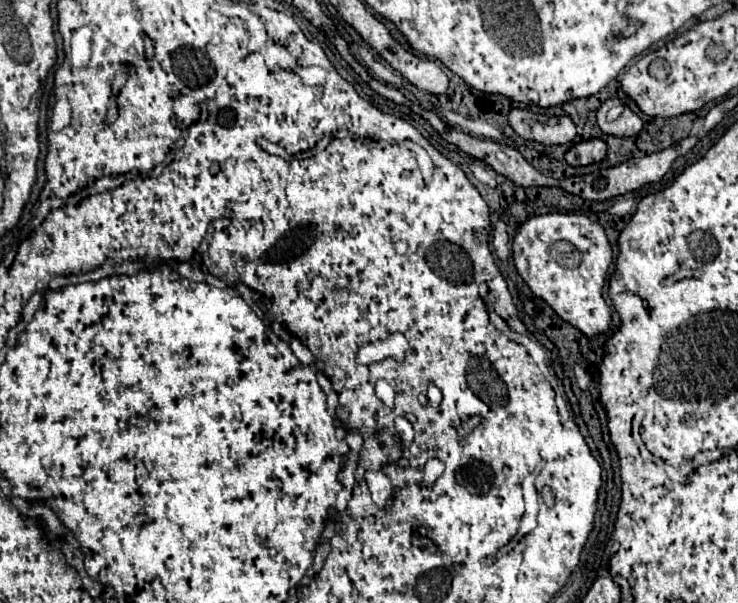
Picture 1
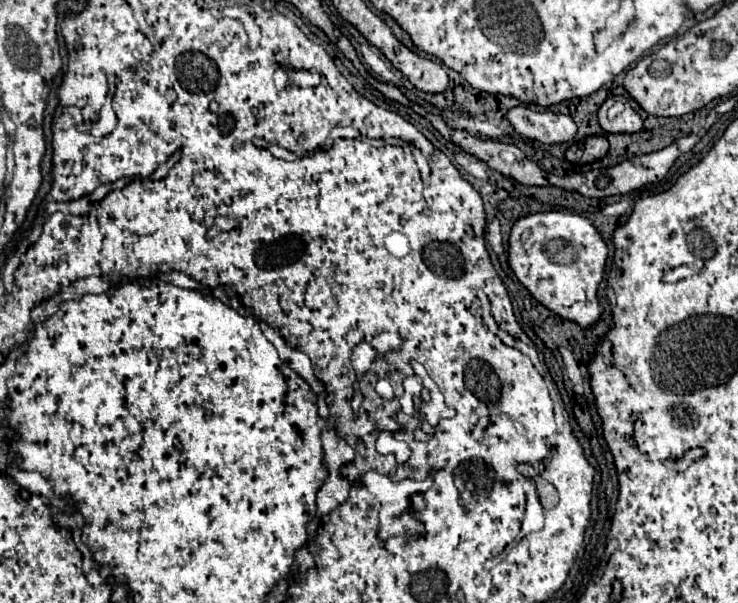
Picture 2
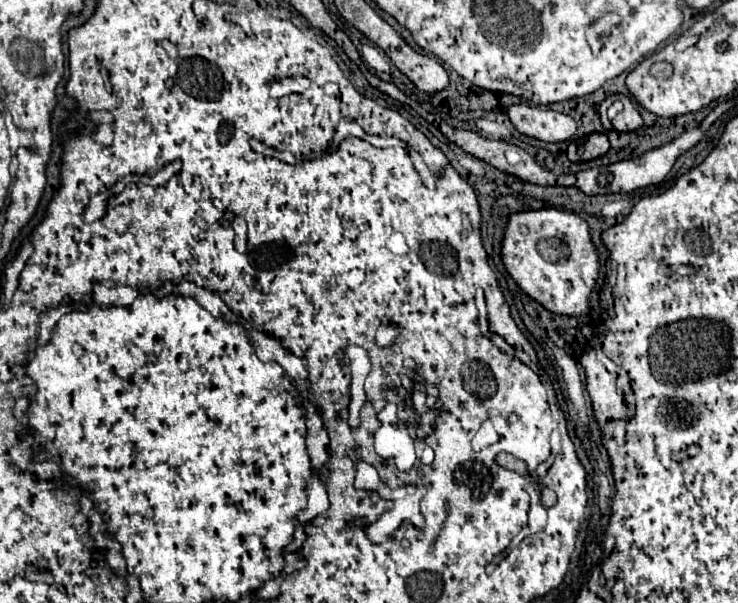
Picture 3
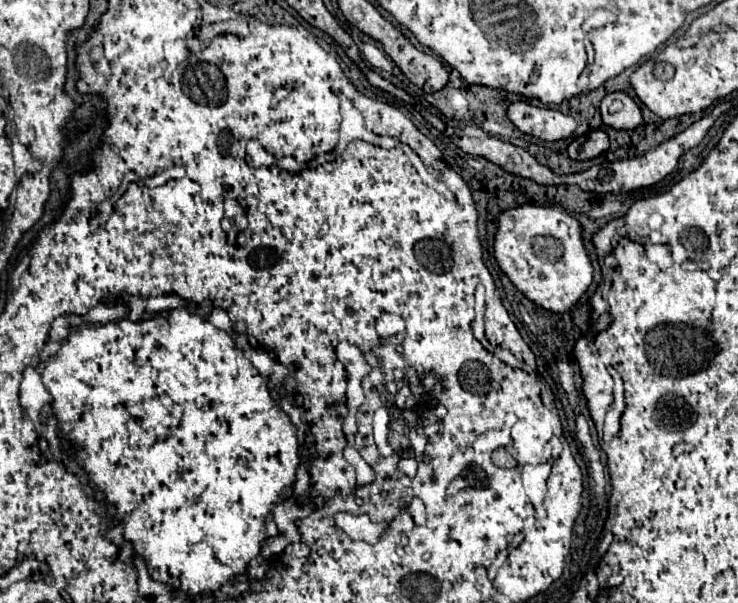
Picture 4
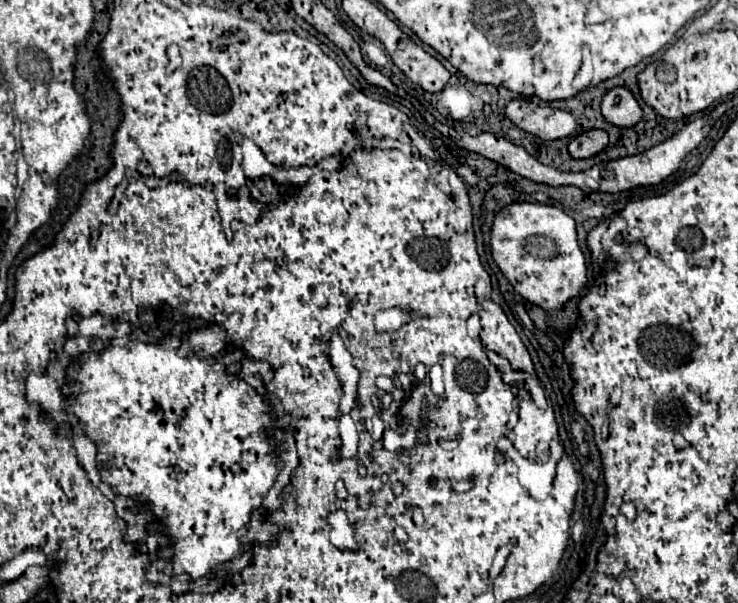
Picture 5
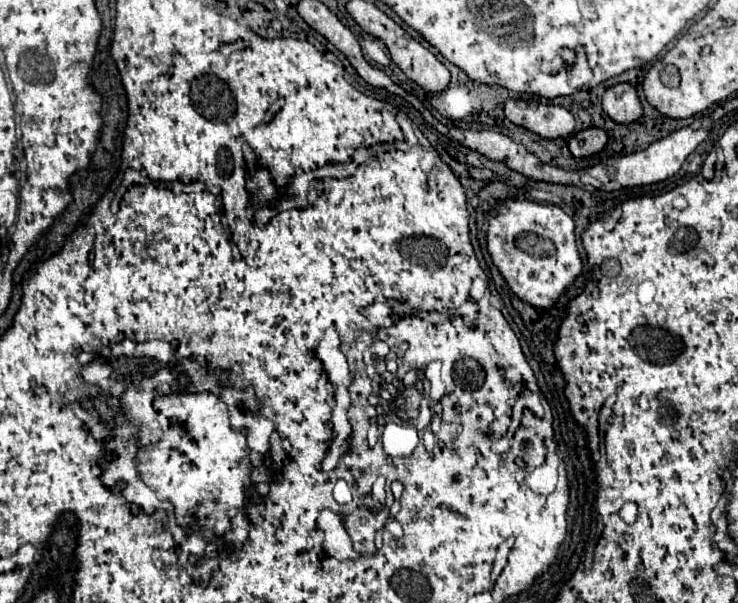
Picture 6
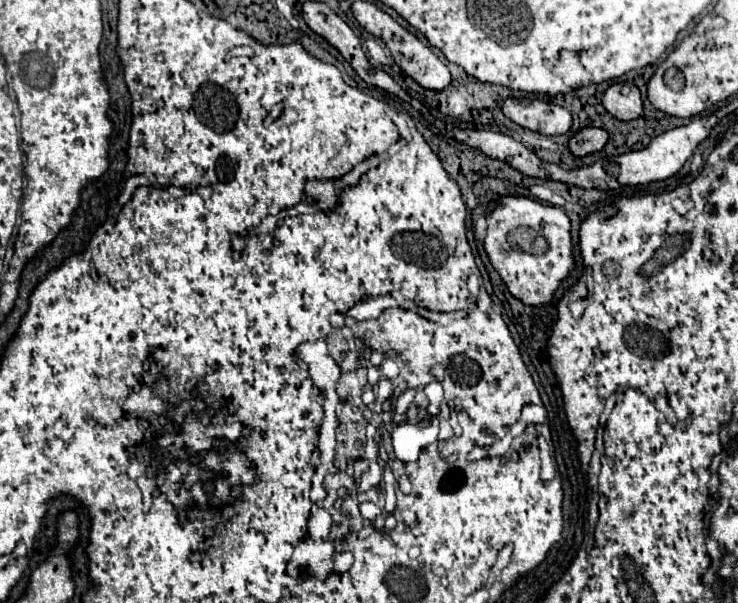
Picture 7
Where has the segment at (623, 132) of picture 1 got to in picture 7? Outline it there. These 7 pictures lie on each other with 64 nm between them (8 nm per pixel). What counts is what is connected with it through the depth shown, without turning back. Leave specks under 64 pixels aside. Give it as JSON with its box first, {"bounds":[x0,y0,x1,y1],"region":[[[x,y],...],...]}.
{"bounds":[602,84,642,120],"region":[[[612,84],[602,104],[618,120],[634,120],[642,114],[642,94],[636,84]]]}

